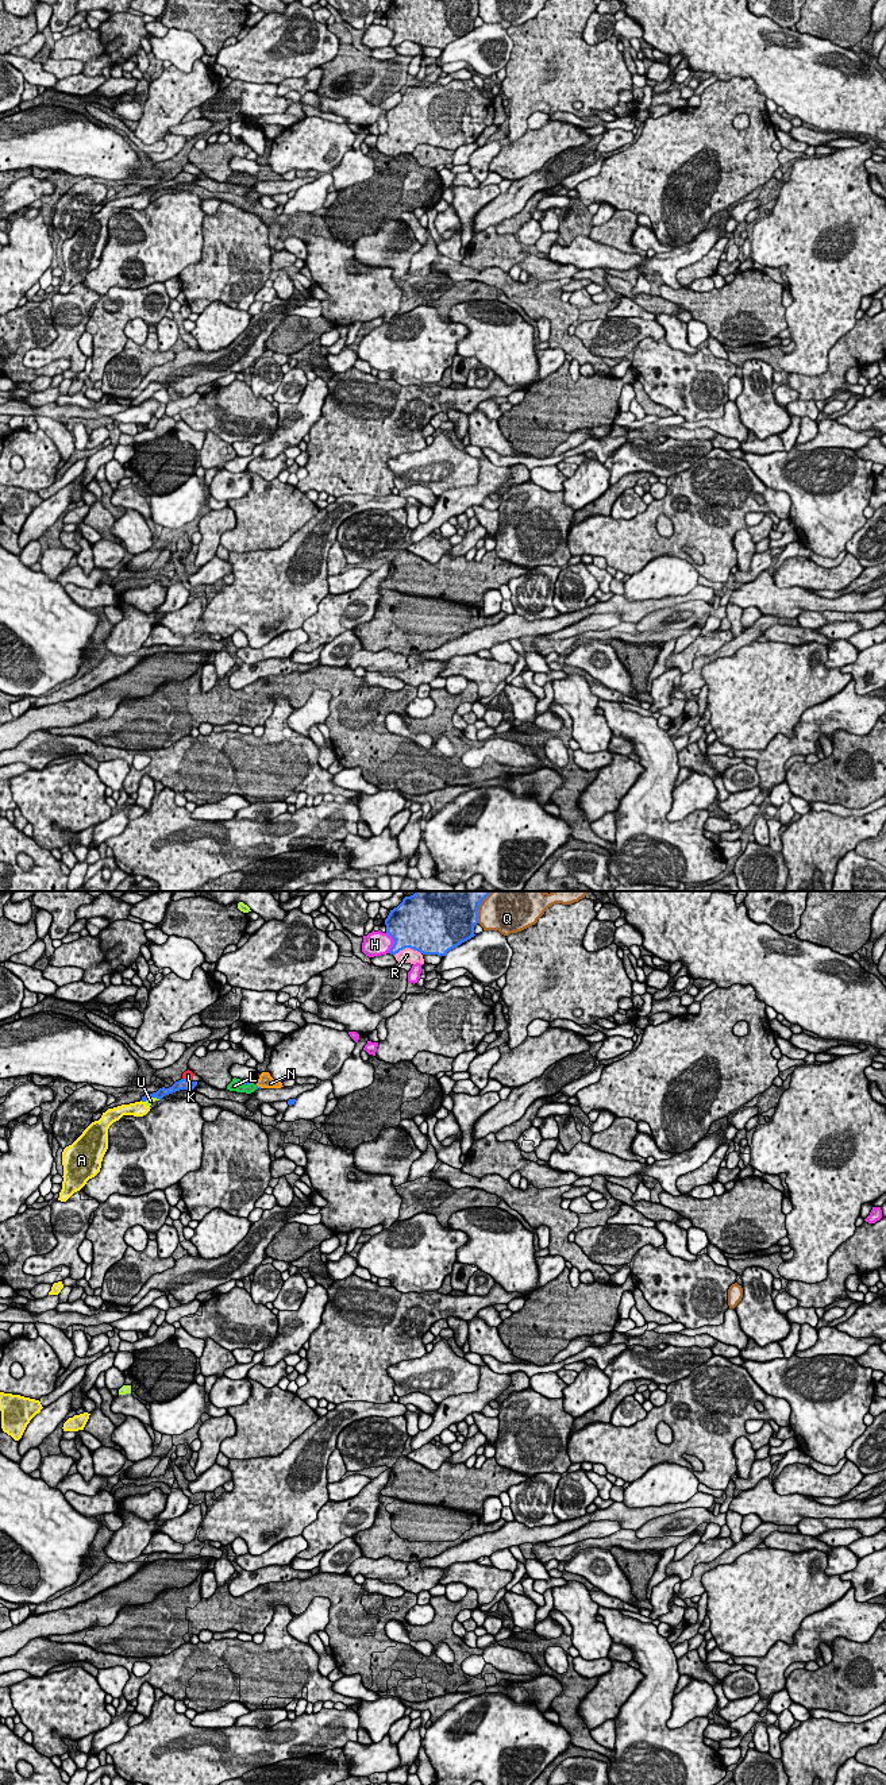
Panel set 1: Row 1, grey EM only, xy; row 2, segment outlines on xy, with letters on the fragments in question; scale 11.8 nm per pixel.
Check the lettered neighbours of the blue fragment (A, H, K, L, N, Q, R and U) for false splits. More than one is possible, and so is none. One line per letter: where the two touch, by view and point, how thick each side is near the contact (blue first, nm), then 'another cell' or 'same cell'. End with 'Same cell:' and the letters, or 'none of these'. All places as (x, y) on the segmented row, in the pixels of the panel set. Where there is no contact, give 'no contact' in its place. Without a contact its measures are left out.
A: contact xy (143, 1101); calibres 120 and 190 nm; another cell
H: contact xy (395, 943); calibres 480 and 280 nm; another cell
K: contact xy (185, 1079); calibres 130 and 120 nm; another cell
L: contact xy (243, 1083); calibres 60 and 130 nm; another cell
N: contact xy (257, 1086); calibres 30 and 170 nm; another cell
Q: contact xy (478, 908); calibres 500 and 460 nm; another cell
R: contact xy (407, 947); calibres 500 and 170 nm; another cell
U: contact xy (151, 1097); calibres 120 and 70 nm; another cell
Same cell: none of these

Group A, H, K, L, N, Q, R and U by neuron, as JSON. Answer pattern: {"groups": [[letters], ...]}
{"groups": [["A", "U"], ["H"], ["K"], ["L", "N"], ["Q"], ["R"]]}

